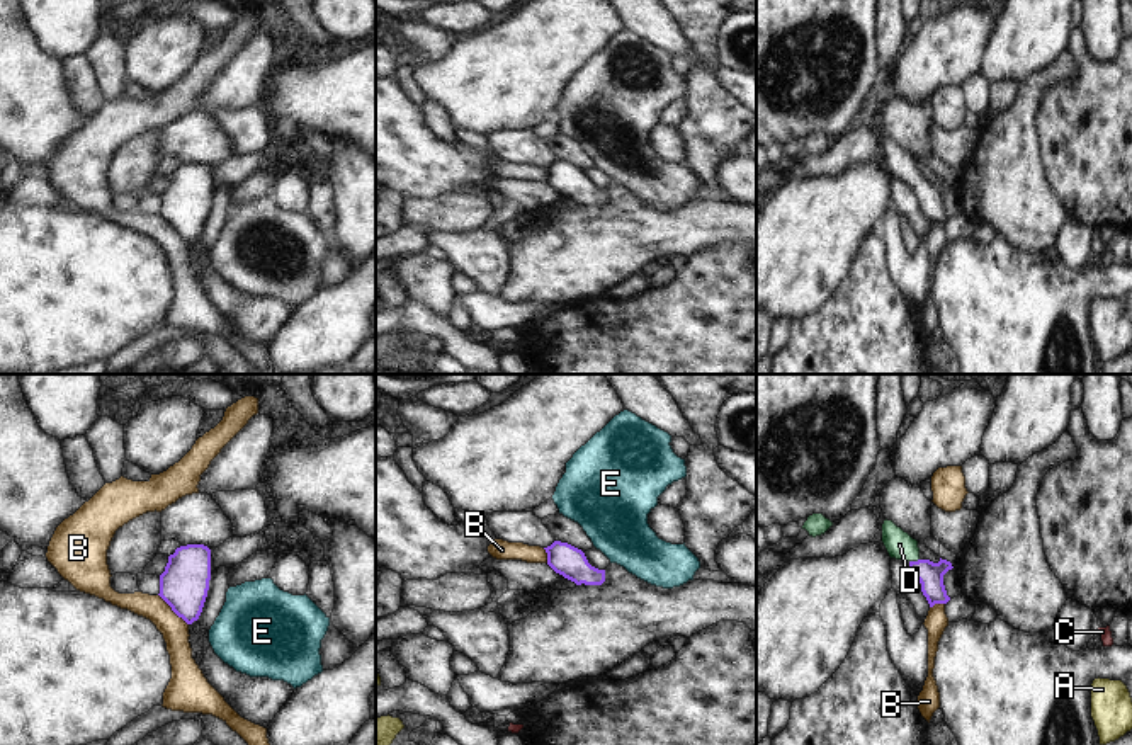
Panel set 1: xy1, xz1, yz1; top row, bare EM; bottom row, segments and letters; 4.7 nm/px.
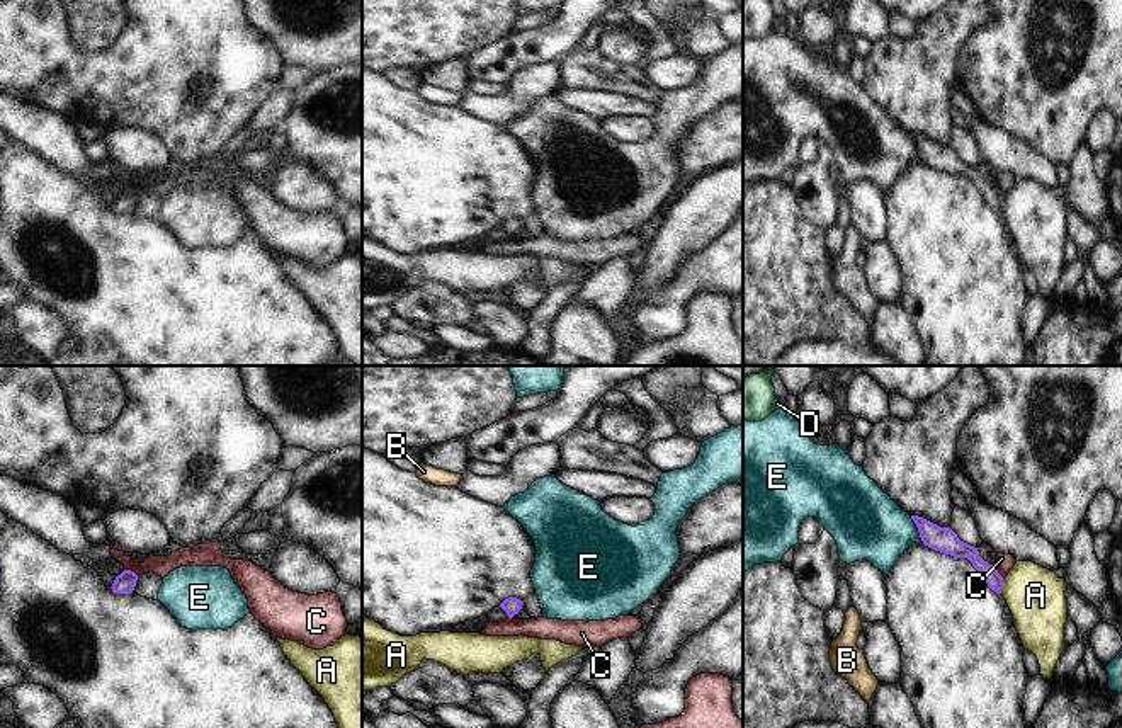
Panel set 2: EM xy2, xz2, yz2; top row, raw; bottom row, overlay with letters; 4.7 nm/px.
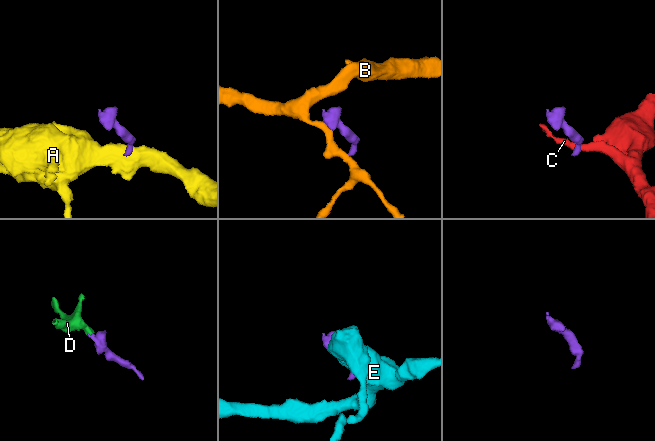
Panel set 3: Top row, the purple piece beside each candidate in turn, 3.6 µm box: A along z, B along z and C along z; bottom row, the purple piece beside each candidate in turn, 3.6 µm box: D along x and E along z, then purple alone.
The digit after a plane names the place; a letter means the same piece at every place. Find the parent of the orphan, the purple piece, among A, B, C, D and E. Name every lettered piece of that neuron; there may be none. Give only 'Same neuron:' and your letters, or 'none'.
Same neuron: D

